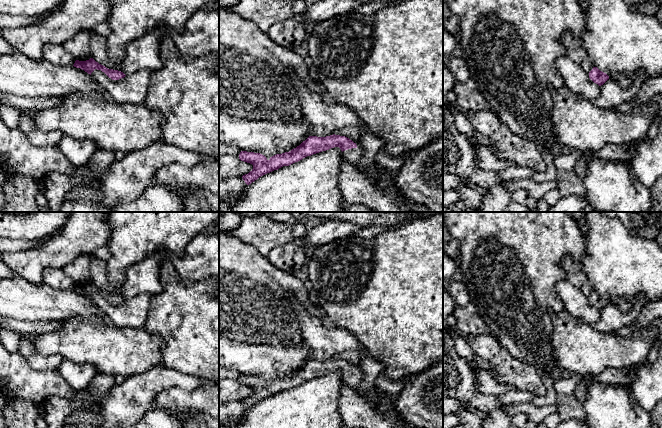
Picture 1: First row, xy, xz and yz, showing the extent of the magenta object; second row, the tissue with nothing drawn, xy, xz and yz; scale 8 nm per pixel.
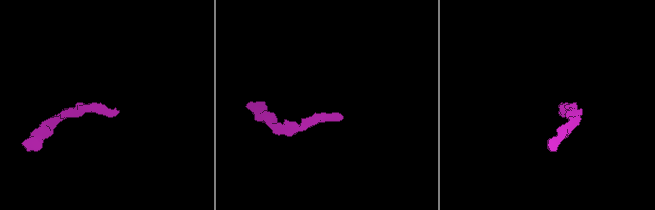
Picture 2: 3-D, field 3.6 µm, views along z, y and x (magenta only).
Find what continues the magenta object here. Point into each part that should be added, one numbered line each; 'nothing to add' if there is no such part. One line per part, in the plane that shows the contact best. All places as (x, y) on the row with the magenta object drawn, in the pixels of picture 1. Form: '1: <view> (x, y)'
1: xz (353, 156)

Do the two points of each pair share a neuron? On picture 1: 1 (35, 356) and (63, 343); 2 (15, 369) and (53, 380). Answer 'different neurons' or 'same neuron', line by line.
1: different neurons
2: same neuron

